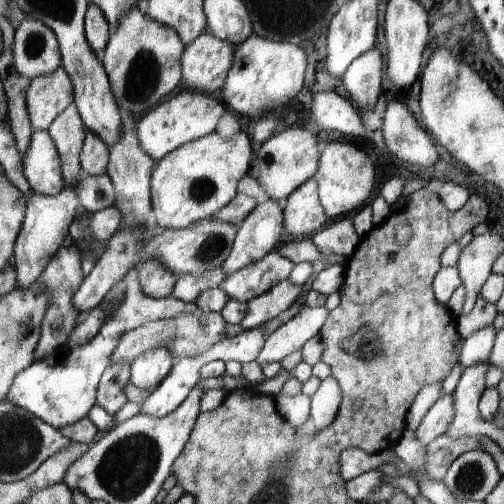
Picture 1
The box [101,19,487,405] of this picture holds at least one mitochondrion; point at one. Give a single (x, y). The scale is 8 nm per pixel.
(145, 74)

